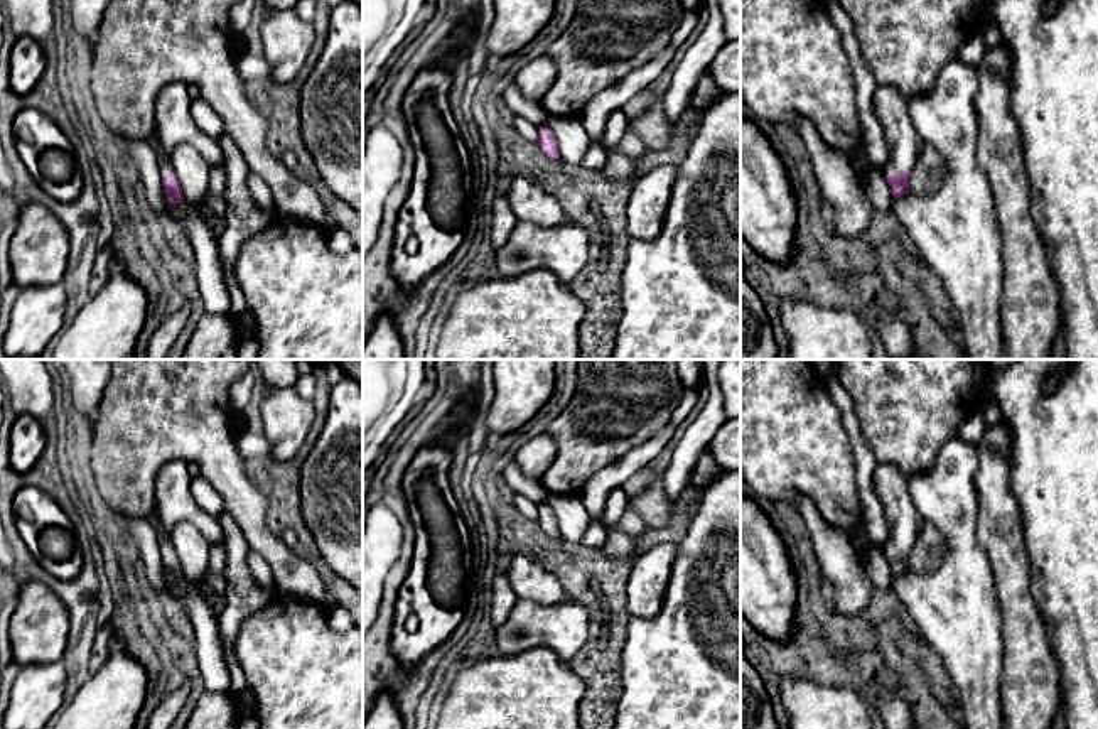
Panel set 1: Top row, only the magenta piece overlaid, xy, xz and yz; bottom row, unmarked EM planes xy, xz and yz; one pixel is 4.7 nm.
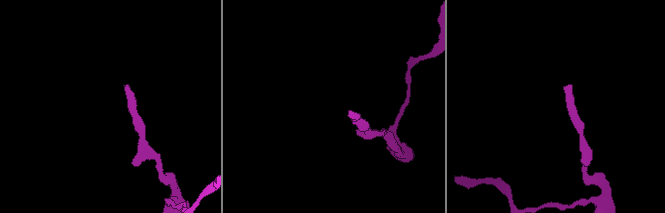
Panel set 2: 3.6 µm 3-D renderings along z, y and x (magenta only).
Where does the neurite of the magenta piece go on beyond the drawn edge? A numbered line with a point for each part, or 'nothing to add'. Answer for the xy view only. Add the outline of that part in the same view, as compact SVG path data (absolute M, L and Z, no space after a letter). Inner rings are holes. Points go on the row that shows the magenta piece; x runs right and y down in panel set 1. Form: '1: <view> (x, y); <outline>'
1: xy (174, 125); M175 81L167 84L155 105L155 132L159 138L157 160L160 174L172 174L170 152L189 143L196 147L211 165L224 165L224 154L218 138L204 135L191 116L189 84Z

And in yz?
1: yz (903, 142); M877 86L874 111L884 127L889 147L889 160L884 172L901 174L912 170L923 142L909 120L907 101L896 88Z

